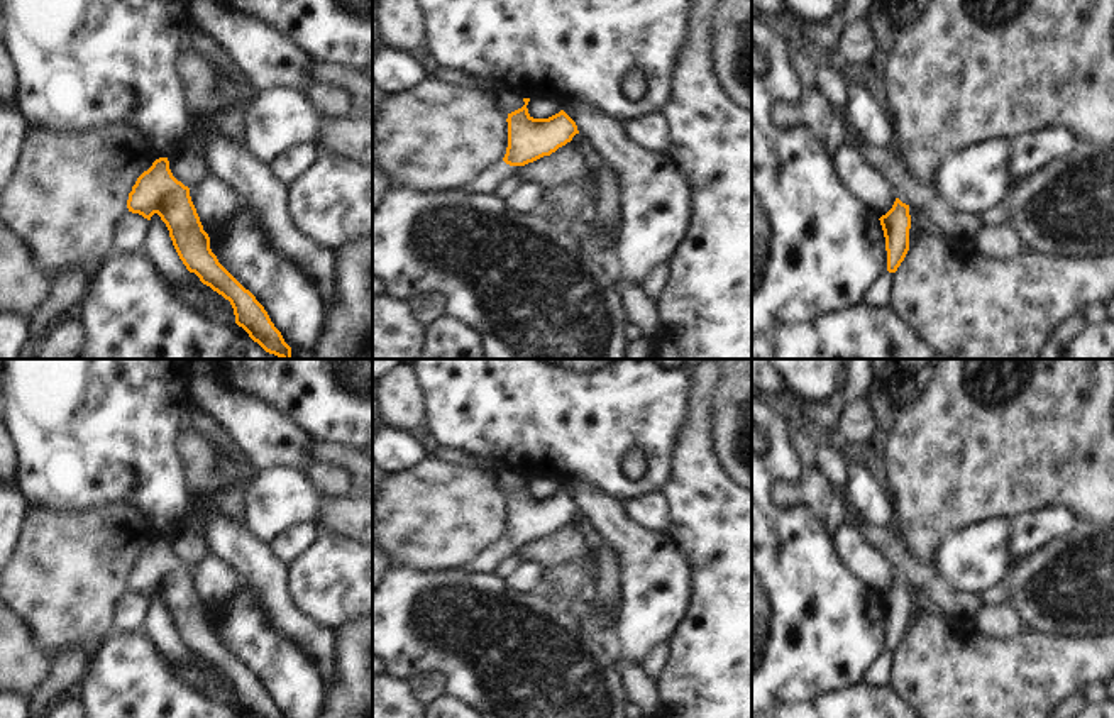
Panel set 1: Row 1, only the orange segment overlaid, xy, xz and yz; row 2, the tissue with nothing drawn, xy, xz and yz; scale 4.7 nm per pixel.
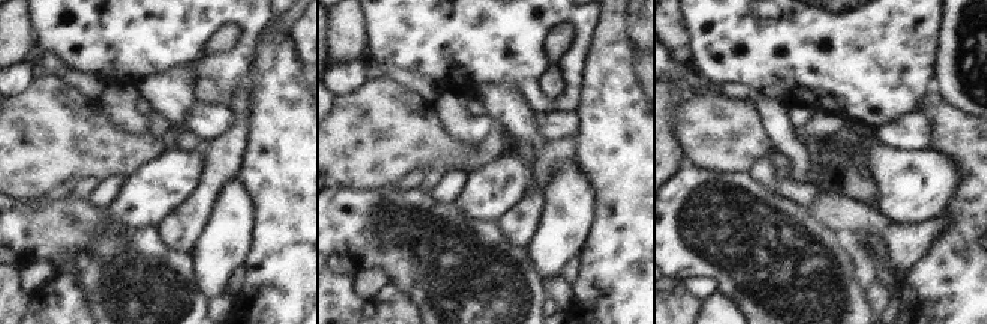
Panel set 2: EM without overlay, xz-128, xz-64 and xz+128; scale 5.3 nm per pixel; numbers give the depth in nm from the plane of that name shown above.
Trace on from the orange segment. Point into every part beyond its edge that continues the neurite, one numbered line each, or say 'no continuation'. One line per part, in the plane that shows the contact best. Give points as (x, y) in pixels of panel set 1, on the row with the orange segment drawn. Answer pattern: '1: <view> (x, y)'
1: xz (488, 182)

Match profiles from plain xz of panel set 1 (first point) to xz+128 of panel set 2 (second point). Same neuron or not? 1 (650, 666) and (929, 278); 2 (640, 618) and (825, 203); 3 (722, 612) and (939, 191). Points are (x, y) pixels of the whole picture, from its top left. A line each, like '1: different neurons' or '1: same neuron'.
1: different neurons
2: different neurons
3: different neurons

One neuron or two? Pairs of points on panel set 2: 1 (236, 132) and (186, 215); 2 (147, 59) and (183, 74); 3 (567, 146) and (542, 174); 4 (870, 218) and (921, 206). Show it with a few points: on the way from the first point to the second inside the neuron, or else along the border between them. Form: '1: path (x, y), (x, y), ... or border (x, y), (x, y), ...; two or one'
1: path (225, 153), (222, 165), (206, 194); one
2: border (197, 74), (191, 65), (176, 65), (138, 81); two
3: path (560, 153), (546, 167); one
4: border (873, 209), (897, 224), (918, 224); two

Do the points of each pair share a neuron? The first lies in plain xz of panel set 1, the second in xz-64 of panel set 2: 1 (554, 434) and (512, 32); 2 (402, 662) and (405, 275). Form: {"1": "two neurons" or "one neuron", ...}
{"1": "one neuron", "2": "one neuron"}

